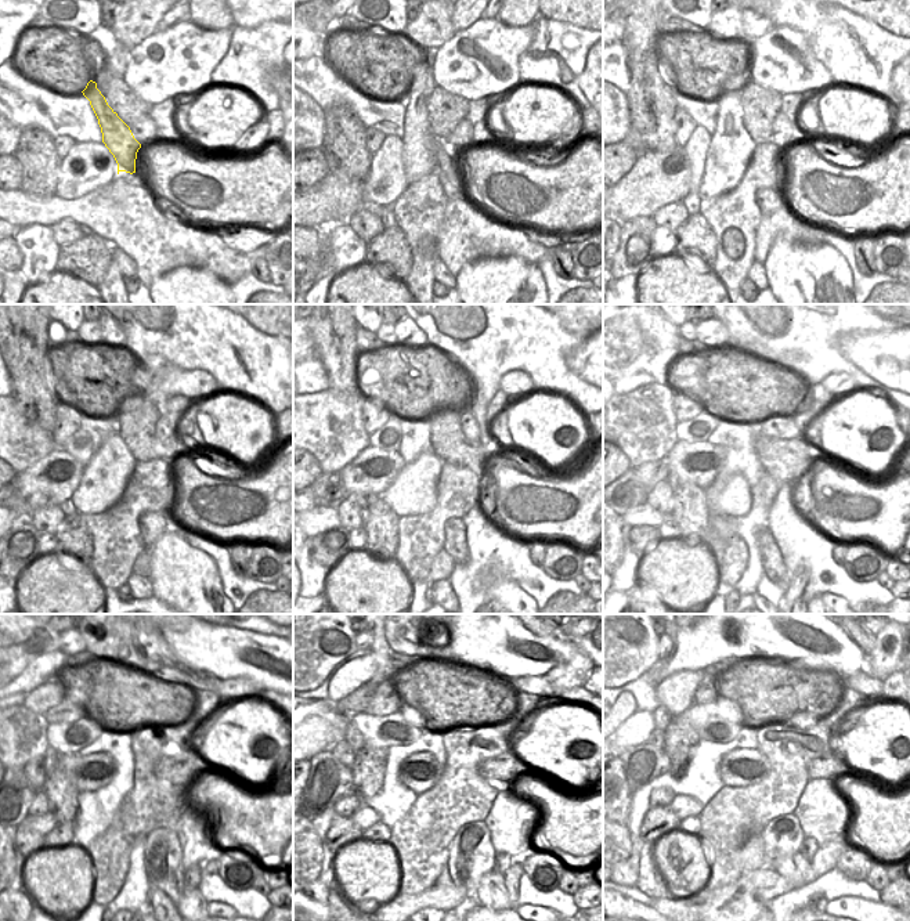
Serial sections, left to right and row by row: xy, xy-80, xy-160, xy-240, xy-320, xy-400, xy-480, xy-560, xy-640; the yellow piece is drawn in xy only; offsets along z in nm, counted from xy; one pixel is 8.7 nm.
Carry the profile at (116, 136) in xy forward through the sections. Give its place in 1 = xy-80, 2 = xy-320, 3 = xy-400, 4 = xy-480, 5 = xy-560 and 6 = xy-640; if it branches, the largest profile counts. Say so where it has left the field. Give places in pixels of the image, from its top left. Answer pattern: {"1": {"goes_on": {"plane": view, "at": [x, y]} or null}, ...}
{"1": {"goes_on": {"plane": "xy-80", "at": [448, 176]}}, "2": {"goes_on": {"plane": "xy-320", "at": [455, 545]}}, "3": {"goes_on": {"plane": "xy-400", "at": [775, 569]}}, "4": {"goes_on": {"plane": "xy-480", "at": [165, 871]}}, "5": {"goes_on": {"plane": "xy-560", "at": [472, 855]}}, "6": {"goes_on": {"plane": "xy-640", "at": [783, 835]}}}

